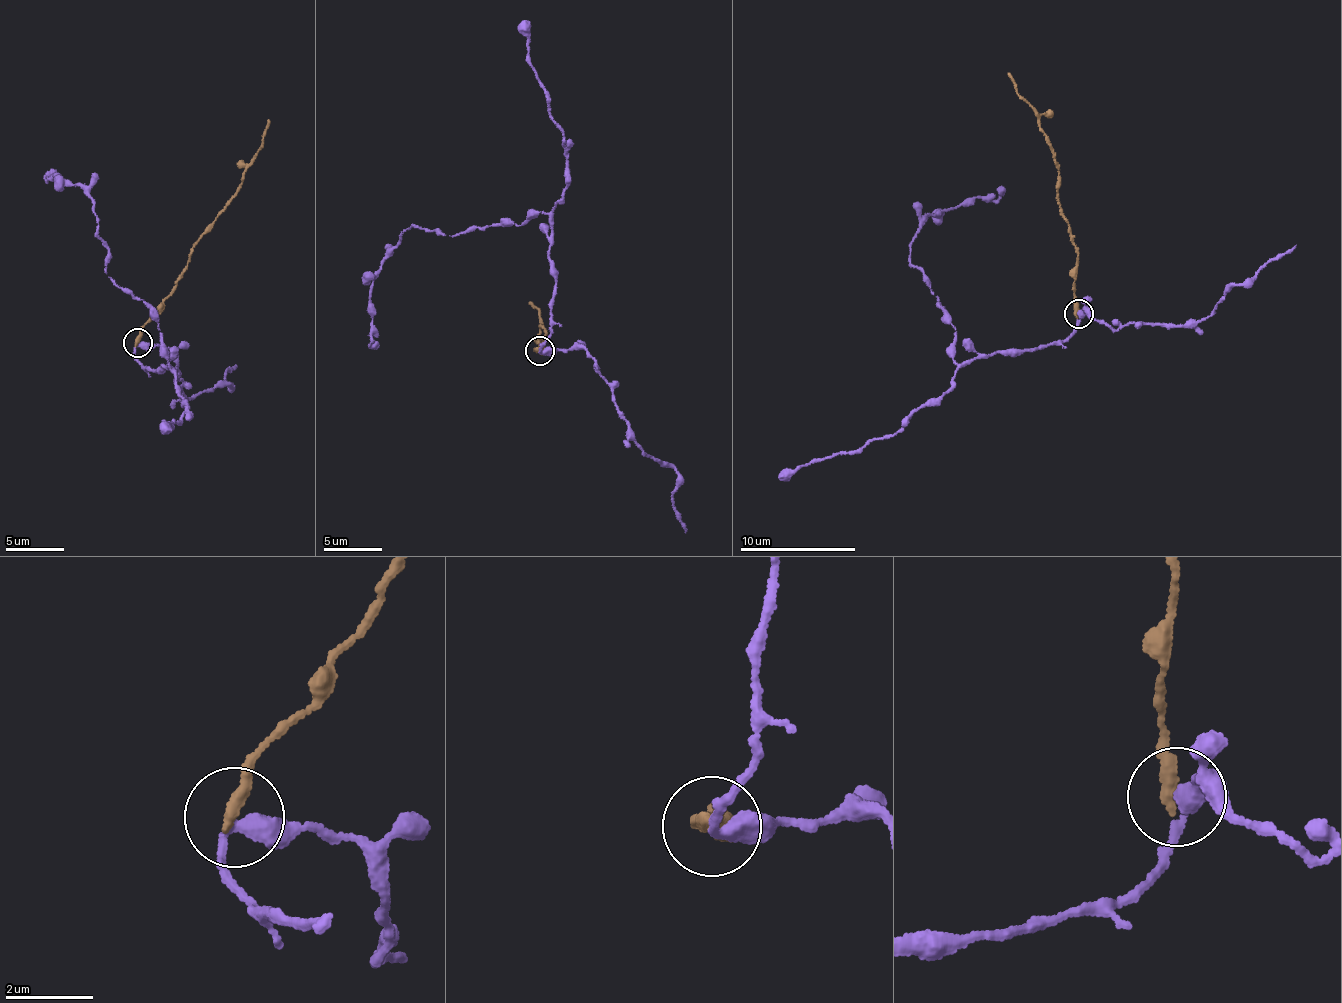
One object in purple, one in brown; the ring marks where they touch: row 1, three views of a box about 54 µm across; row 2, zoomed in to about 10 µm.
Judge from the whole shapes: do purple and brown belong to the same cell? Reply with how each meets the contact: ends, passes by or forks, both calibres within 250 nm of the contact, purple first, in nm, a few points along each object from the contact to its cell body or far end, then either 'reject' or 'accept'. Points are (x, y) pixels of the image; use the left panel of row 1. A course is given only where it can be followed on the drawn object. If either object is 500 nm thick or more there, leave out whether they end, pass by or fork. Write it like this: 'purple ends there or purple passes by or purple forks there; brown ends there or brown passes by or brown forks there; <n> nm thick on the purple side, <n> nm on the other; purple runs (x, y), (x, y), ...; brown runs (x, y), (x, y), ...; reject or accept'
purple passes by; brown ends there; 340 nm thick on the purple side, 320 nm on the other; purple runs (137, 342), (143, 367), (171, 370), (159, 323), (106, 273), (89, 192), (47, 178), (56, 169); brown runs (138, 342), (188, 264), (199, 236), (230, 198), (259, 152), (268, 118); reject

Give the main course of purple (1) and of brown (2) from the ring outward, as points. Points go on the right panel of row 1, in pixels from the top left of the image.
1: (1080, 313), (1061, 342), (954, 360), (953, 323), (911, 263), (910, 244), (927, 216), (993, 199), (1000, 186)
2: (1078, 312), (1077, 260), (1058, 195), (1053, 150), (1007, 72)

